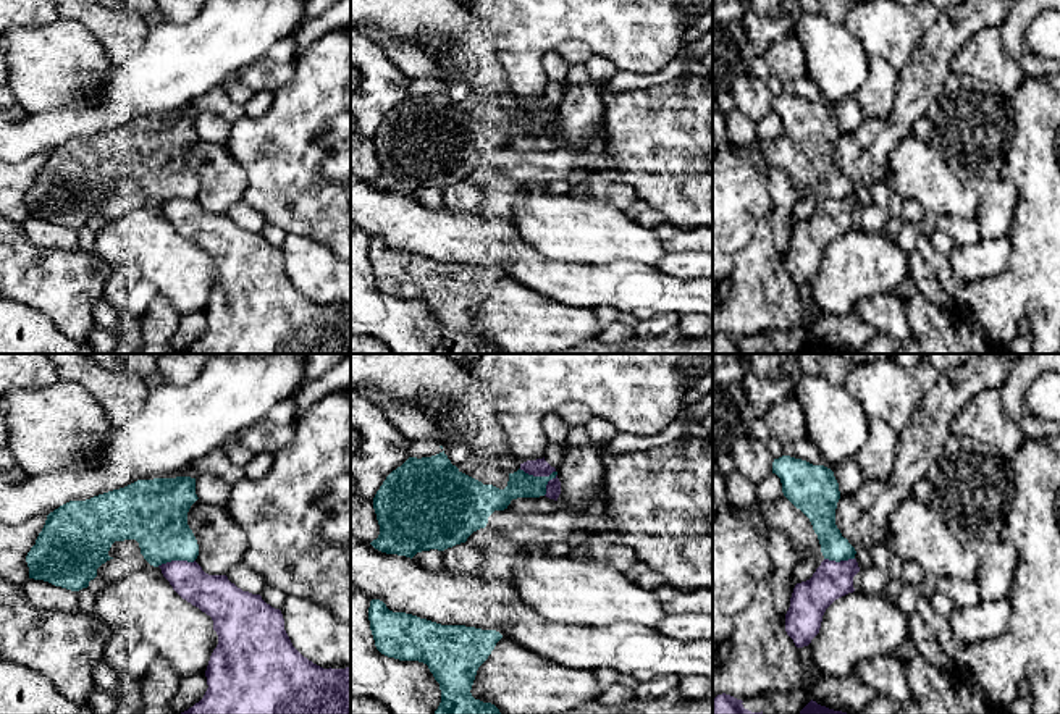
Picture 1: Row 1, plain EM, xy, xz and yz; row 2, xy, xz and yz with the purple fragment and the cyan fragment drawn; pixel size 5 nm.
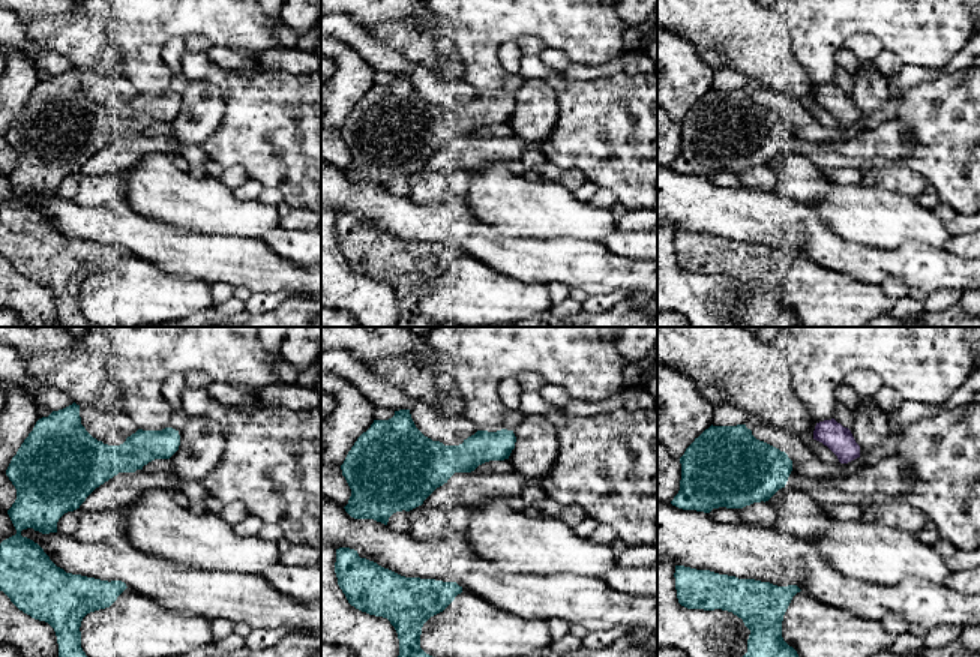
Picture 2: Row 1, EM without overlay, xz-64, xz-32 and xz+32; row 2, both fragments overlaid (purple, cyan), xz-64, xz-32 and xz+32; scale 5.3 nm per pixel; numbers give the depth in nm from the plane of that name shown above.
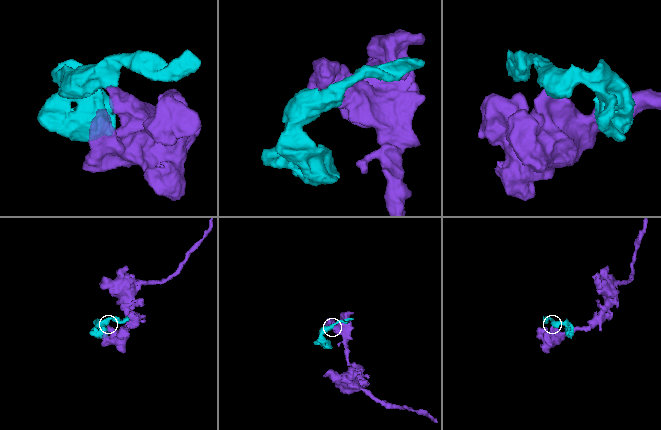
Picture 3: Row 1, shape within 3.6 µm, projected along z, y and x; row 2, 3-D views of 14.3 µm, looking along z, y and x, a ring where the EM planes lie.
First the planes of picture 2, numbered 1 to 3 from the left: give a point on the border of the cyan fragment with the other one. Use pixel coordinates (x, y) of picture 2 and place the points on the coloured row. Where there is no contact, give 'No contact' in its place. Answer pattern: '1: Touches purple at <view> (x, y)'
1: No contact
2: No contact
3: No contact

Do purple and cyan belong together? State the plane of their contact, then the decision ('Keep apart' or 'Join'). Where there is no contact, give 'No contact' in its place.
Touches purple in xz. Keep apart

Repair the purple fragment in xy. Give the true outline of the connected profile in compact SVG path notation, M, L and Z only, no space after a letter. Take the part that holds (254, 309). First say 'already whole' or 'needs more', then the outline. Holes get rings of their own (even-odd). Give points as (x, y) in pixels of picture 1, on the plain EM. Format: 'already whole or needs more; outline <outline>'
already whole; outline M171 199L158 205L183 237L212 255L218 273L205 309L208 326L204 336L176 354L351 354L351 305L323 307L304 296L292 284L280 247L267 242L260 233L242 229L226 213L205 212L196 199Z

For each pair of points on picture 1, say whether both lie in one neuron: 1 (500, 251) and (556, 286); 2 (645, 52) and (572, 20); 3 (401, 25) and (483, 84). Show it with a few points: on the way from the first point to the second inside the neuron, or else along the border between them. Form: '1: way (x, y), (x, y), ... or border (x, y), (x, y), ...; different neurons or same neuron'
1: way (514, 257), (542, 275); same neuron
2: way (627, 34), (613, 20), (590, 20); same neuron
3: way (427, 25), (445, 25), (469, 49), (472, 58); same neuron

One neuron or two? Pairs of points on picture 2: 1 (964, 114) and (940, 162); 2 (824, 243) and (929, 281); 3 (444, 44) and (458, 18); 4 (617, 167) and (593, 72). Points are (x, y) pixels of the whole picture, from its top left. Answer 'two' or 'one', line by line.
1: one
2: one
3: two
4: two

